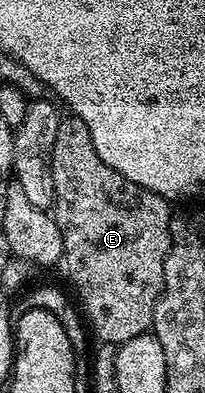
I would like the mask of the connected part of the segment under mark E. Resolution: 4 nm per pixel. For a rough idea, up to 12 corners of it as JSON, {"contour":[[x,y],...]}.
{"contour":[[61,117],[54,217],[87,325],[149,333],[169,199]]}

